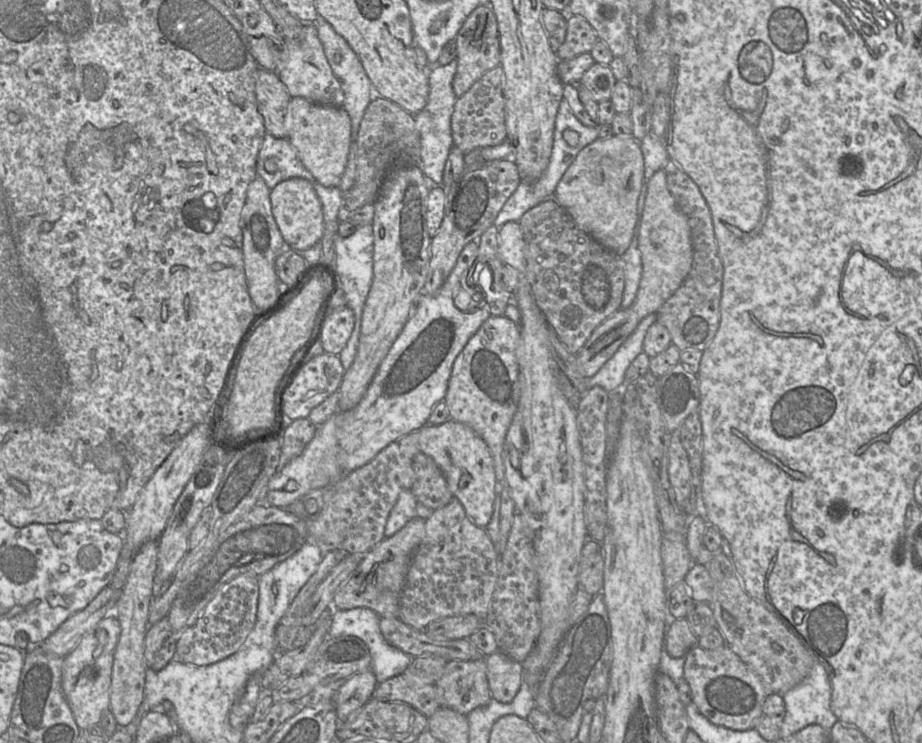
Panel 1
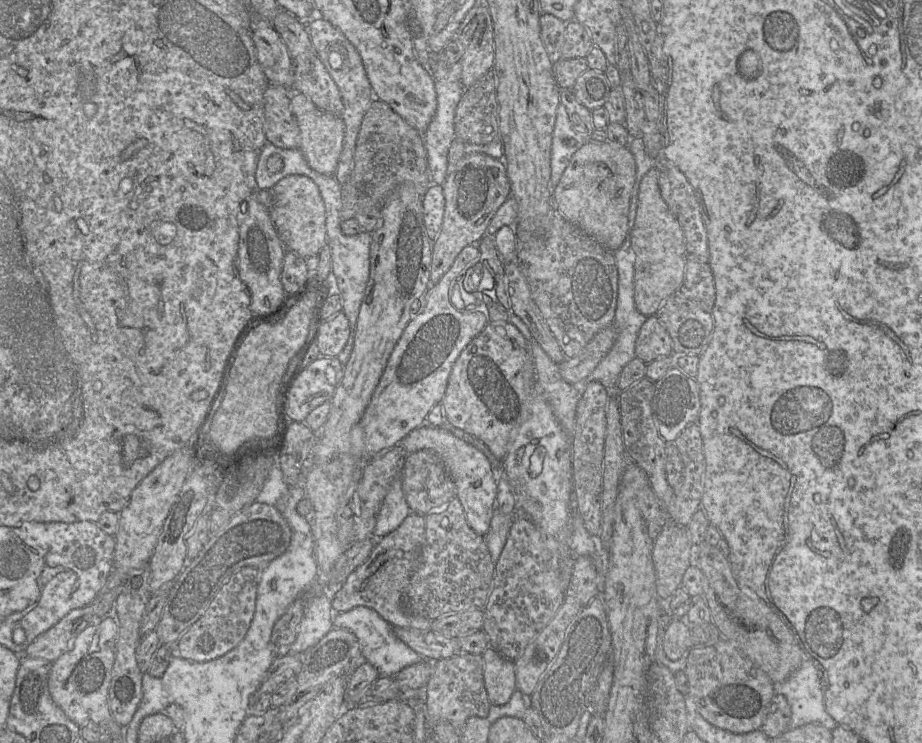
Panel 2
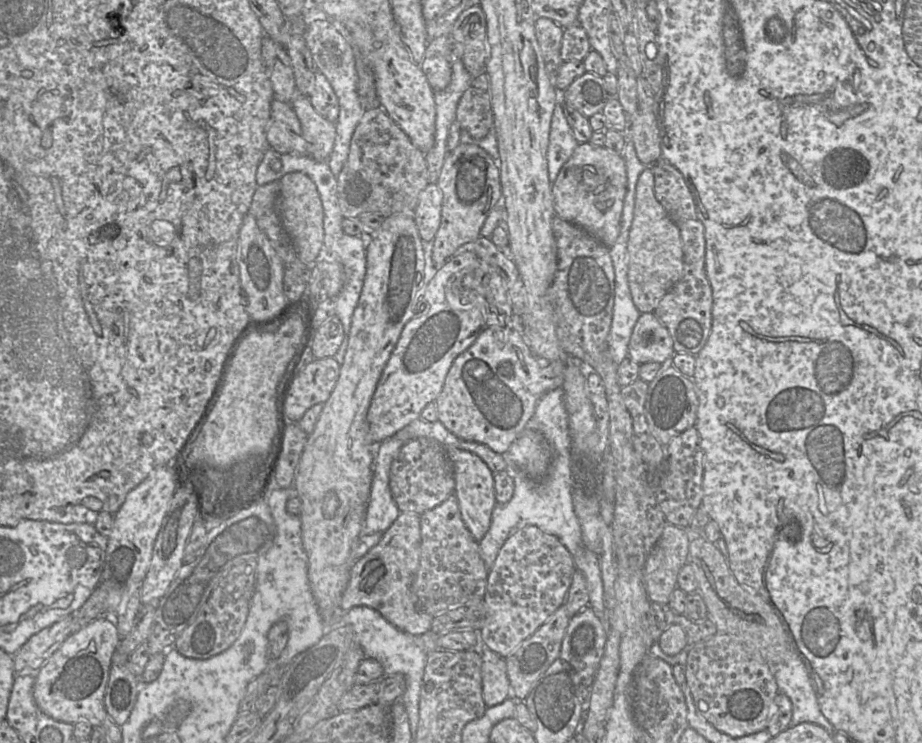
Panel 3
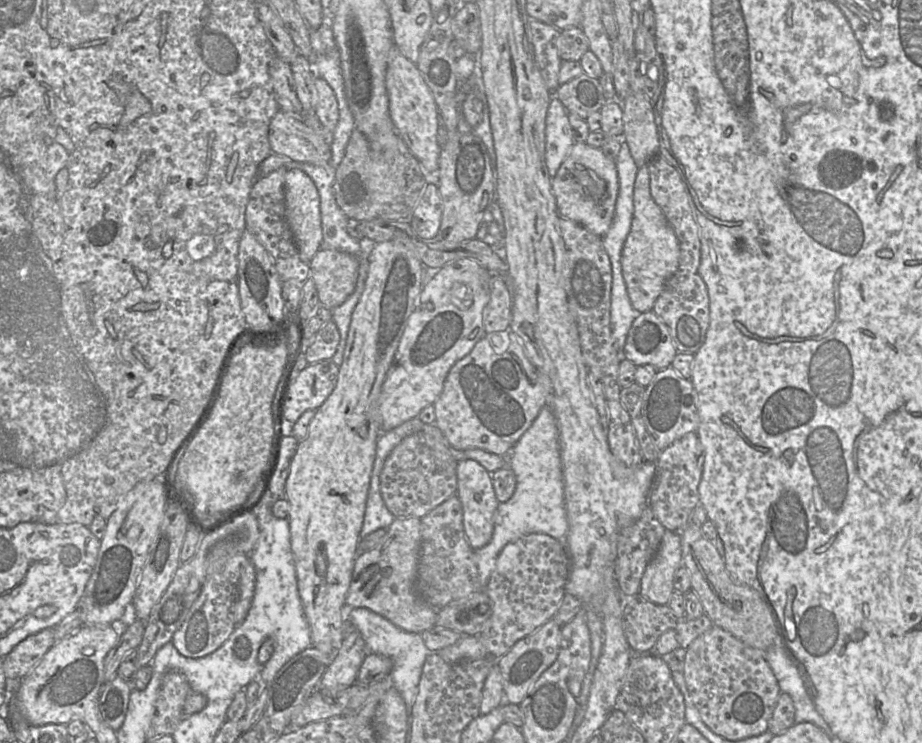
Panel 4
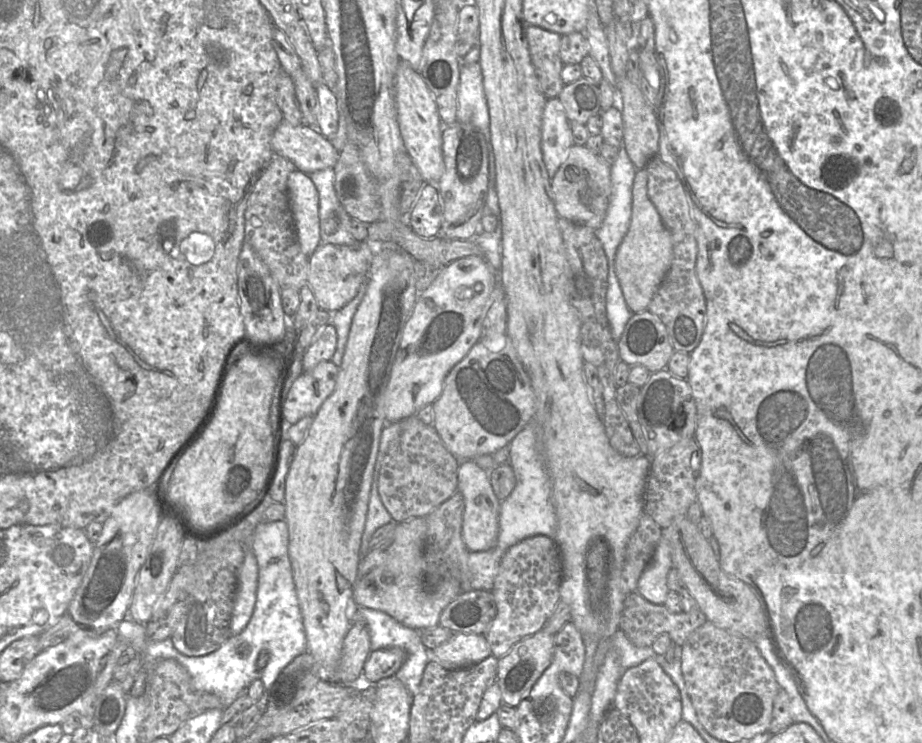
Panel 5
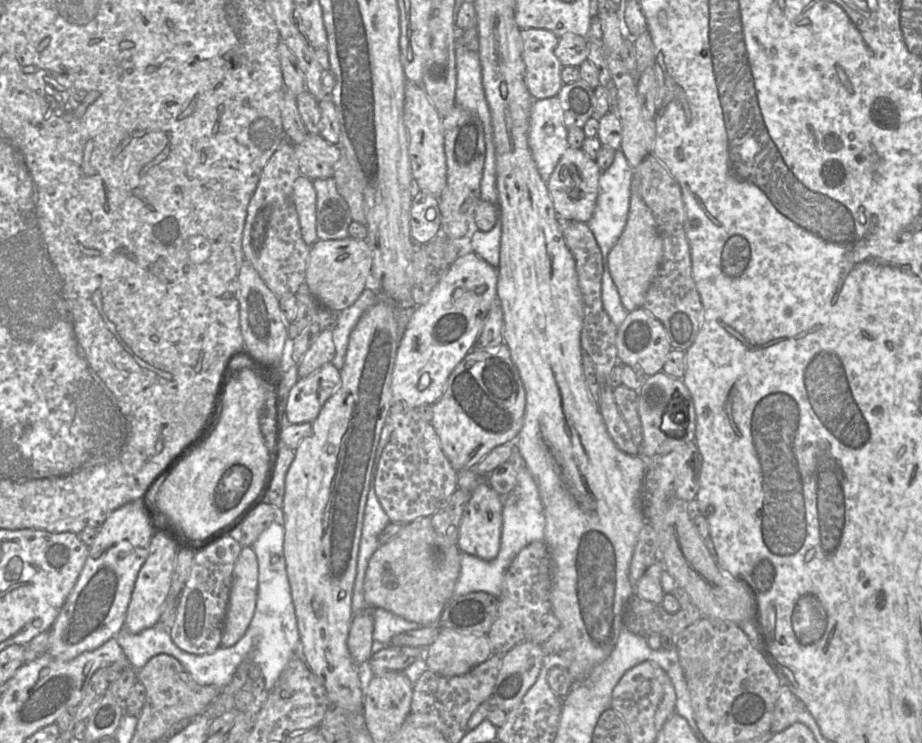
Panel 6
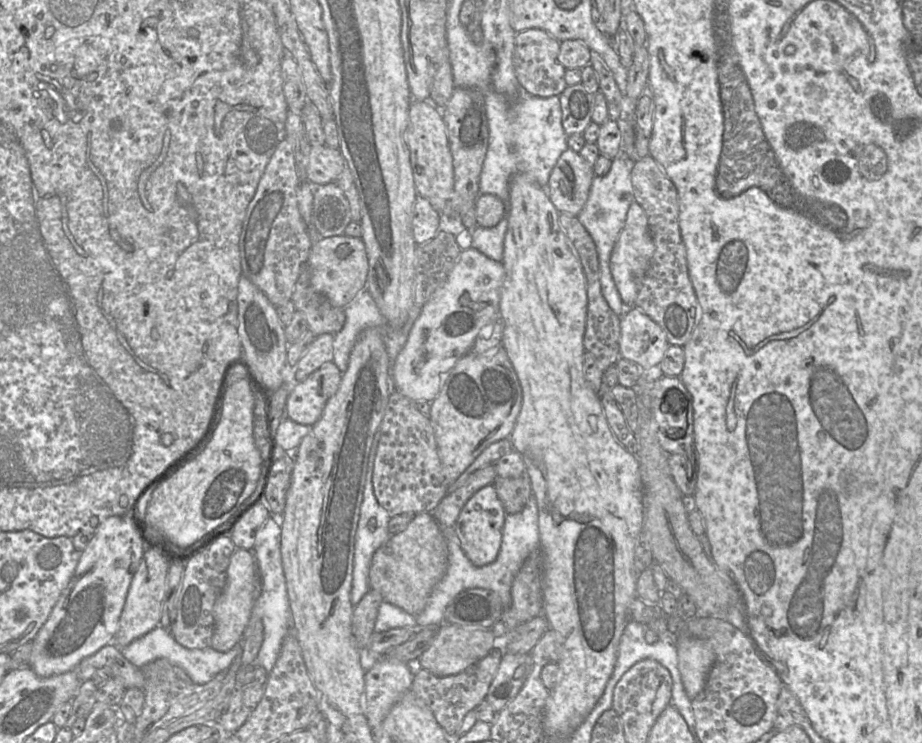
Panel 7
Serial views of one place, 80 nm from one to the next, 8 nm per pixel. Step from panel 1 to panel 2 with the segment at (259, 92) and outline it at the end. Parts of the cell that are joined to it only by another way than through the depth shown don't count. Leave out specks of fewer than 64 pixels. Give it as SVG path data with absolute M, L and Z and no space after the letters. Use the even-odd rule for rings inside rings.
M269 84L264 93L266 142L283 149L299 148L299 127L290 109L291 91Z

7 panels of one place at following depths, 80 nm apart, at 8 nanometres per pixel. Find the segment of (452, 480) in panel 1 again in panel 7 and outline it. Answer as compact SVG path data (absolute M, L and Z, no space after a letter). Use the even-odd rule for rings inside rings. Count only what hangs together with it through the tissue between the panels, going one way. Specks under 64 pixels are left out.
M492 484L478 490L462 508L454 531L460 541L461 549L473 565L481 567L496 560L501 547L506 515Z

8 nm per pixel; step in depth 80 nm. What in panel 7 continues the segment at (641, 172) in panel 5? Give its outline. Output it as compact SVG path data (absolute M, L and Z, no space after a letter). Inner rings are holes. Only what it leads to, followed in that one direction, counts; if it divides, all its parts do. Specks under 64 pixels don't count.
M633 201L610 257L610 272L626 307L635 306L641 281L649 268L654 251L655 246L650 235L646 213L636 201Z

